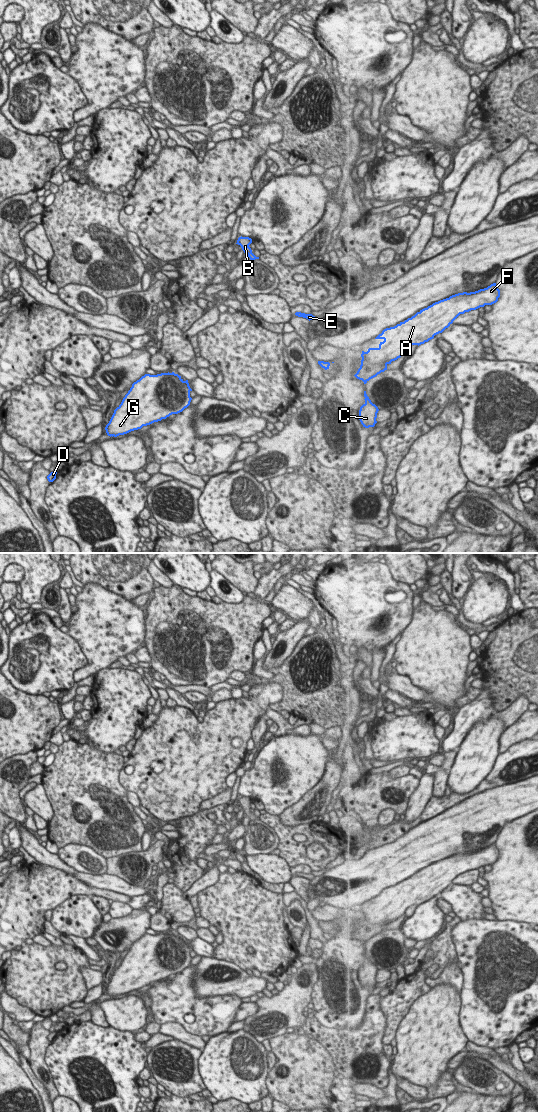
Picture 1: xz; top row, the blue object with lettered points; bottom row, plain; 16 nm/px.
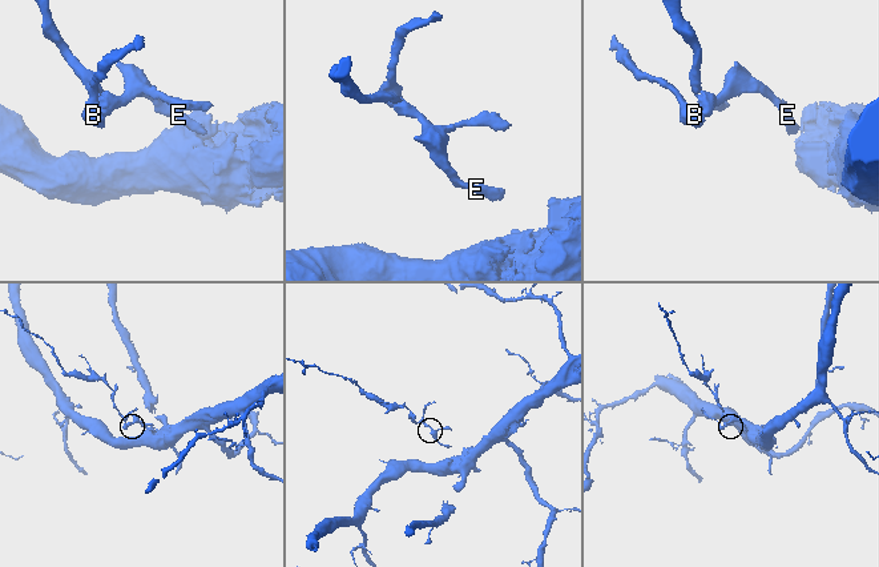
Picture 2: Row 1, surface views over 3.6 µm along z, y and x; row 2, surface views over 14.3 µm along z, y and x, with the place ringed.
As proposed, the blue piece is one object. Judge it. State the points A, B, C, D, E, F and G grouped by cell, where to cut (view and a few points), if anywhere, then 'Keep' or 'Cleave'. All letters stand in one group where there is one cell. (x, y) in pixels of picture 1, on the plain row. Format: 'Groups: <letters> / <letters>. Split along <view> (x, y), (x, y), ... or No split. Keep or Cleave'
Groups: A B C D E F G. No split. Keep.

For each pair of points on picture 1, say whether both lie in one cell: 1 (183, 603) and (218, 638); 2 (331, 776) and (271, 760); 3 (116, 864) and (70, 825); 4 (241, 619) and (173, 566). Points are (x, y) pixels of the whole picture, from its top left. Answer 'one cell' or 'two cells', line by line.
1: one cell
2: two cells
3: two cells
4: two cells

